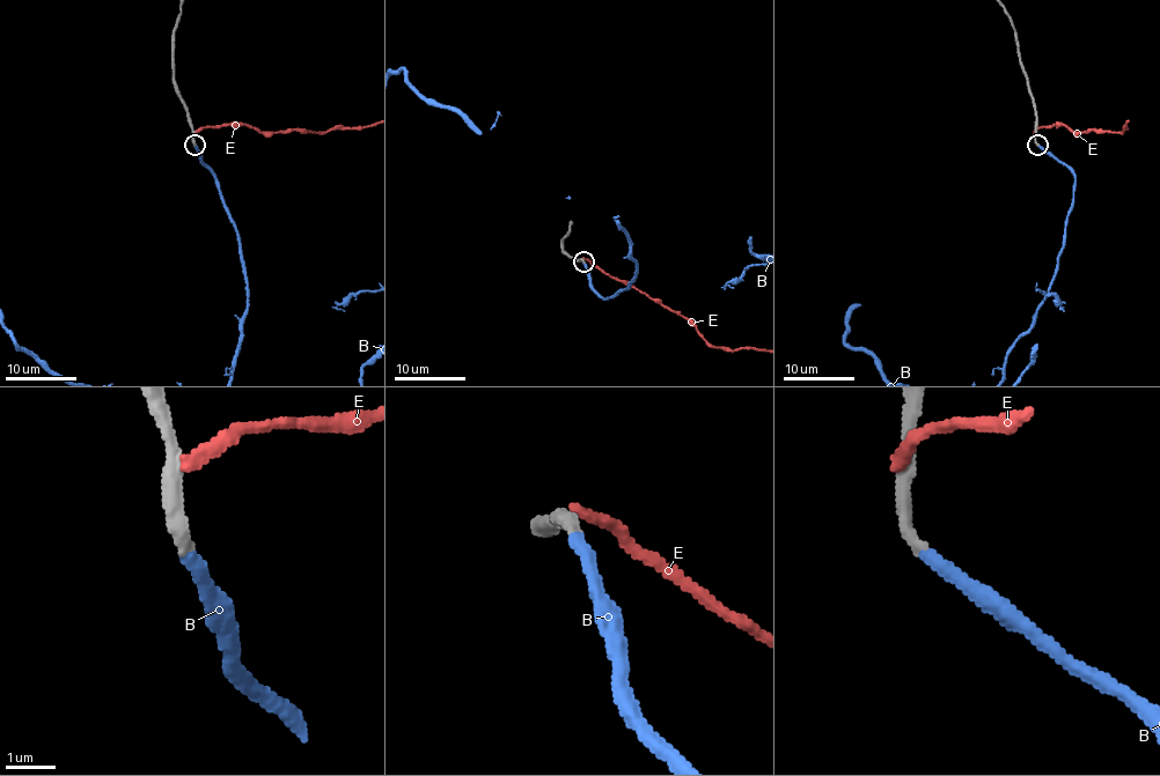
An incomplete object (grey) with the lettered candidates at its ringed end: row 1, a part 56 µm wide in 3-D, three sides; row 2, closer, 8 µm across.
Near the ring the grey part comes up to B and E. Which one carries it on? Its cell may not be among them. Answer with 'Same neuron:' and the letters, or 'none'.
Same neuron: B

